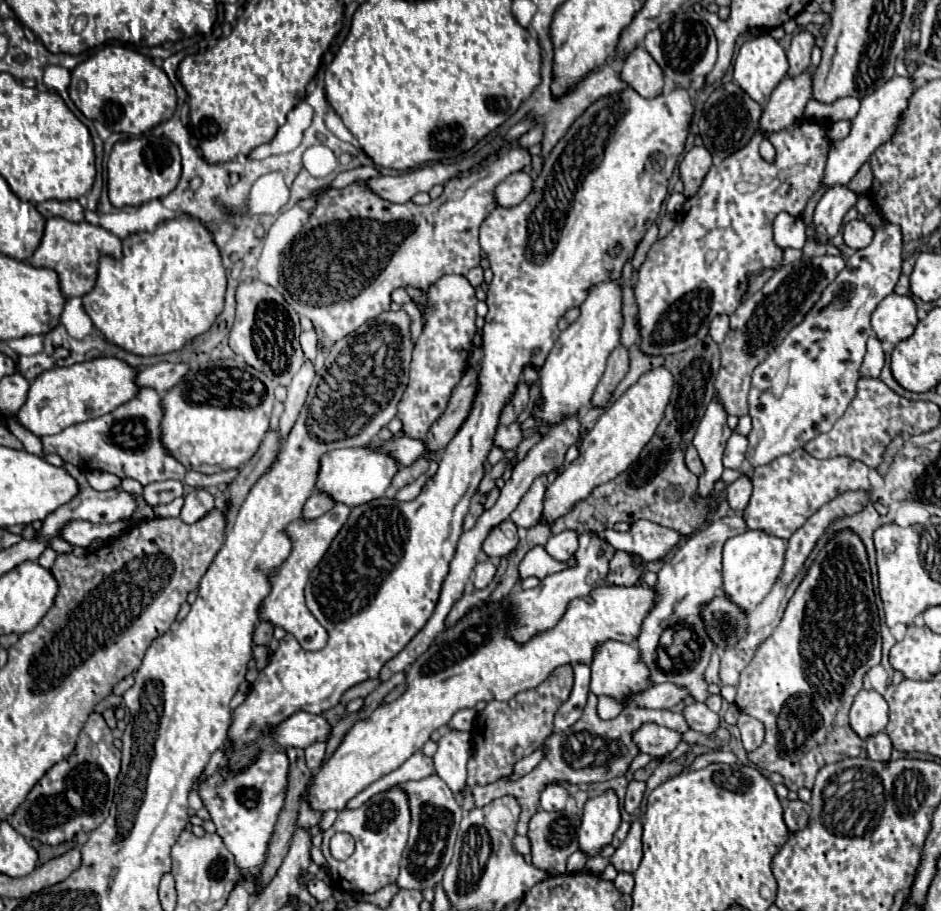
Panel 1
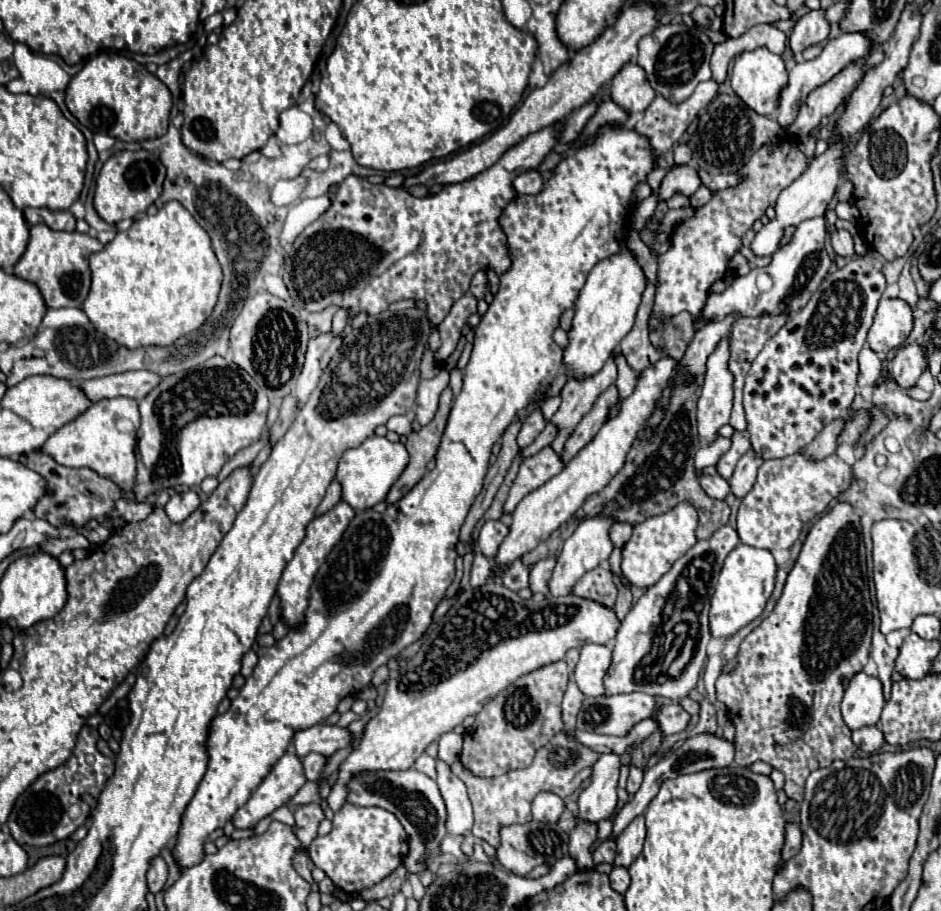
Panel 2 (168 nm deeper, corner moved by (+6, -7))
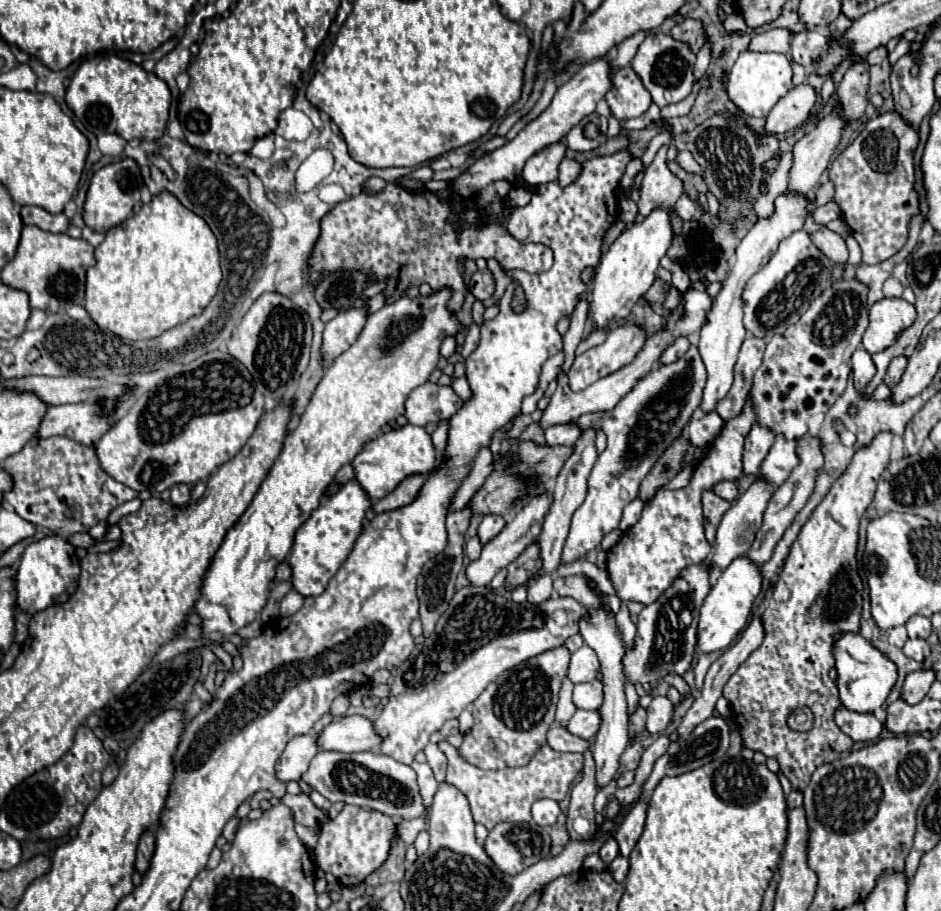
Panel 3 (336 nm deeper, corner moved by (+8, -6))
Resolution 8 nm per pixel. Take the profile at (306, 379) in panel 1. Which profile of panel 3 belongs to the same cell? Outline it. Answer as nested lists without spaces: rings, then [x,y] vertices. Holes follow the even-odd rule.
[[[357,307],[341,311],[329,323],[325,323],[323,347],[321,347],[325,365],[331,365],[335,357],[339,357],[343,351],[347,351],[353,345],[353,341],[357,341],[361,329],[365,327],[367,317],[369,317],[367,307]]]

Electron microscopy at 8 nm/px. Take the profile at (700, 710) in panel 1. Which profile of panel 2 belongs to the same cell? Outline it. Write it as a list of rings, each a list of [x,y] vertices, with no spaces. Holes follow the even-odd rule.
[[[667,704],[667,706],[659,706],[655,720],[659,724],[659,730],[669,736],[669,734],[683,732],[689,726],[691,716],[679,704]]]

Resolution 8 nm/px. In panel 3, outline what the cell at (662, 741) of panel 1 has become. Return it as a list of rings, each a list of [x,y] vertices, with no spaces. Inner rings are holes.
[[[551,725],[551,727],[549,727],[547,745],[549,745],[551,749],[555,749],[555,751],[577,751],[577,753],[583,753],[585,749],[591,747],[585,739],[571,735],[569,731],[565,731],[565,729],[559,727],[559,725]]]

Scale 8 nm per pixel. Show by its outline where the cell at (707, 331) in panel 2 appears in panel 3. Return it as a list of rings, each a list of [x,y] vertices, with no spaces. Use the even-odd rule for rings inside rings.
[[[695,345],[689,347],[683,359],[653,369],[641,379],[631,393],[627,393],[619,405],[605,413],[588,413],[575,419],[583,431],[599,427],[607,435],[607,449],[599,453],[597,463],[589,475],[589,491],[581,507],[573,515],[571,531],[563,549],[563,563],[577,561],[595,551],[605,533],[617,529],[621,513],[627,503],[637,497],[637,489],[645,479],[645,473],[655,465],[657,457],[669,449],[669,445],[681,437],[693,411],[701,405],[707,371]]]

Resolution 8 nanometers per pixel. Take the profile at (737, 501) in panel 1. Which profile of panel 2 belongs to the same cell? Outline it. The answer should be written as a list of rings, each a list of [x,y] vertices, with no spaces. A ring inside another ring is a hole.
[[[749,450],[737,464],[731,480],[729,480],[729,486],[731,486],[731,494],[735,494],[737,498],[745,498],[747,492],[753,488],[755,484],[755,476],[757,476],[757,470],[761,466],[761,458],[755,458],[753,450]]]

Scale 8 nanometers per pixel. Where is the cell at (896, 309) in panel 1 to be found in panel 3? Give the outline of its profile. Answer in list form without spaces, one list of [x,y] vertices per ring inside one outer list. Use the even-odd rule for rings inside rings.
[[[881,299],[869,309],[869,327],[863,347],[873,355],[897,341],[899,333],[915,321],[915,307],[905,299]]]

